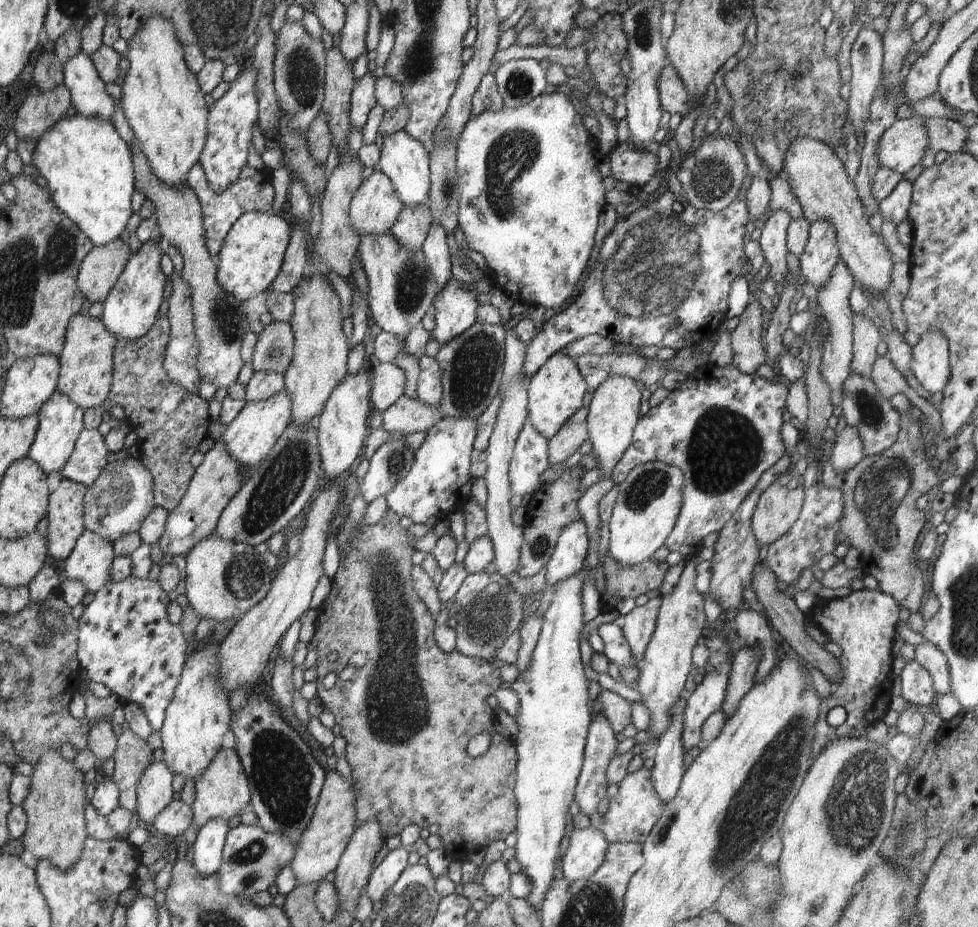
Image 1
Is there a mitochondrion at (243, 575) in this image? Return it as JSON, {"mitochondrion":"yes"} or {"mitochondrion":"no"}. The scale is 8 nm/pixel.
{"mitochondrion":"yes"}

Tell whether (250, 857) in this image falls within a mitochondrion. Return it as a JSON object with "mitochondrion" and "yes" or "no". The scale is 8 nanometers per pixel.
{"mitochondrion":"yes"}

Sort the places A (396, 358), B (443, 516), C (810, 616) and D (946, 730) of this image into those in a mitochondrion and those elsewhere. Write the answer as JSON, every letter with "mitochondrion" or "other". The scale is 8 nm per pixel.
{"A":"other","B":"other","C":"other","D":"other"}

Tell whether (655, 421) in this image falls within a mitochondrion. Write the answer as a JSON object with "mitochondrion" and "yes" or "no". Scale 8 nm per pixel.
{"mitochondrion":"no"}

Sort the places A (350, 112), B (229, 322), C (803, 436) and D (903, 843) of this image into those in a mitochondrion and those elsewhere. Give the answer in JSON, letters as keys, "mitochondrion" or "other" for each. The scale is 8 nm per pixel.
{"A":"other","B":"mitochondrion","C":"other","D":"mitochondrion"}

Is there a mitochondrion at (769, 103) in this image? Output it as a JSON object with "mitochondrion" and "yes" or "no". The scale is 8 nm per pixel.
{"mitochondrion":"yes"}

